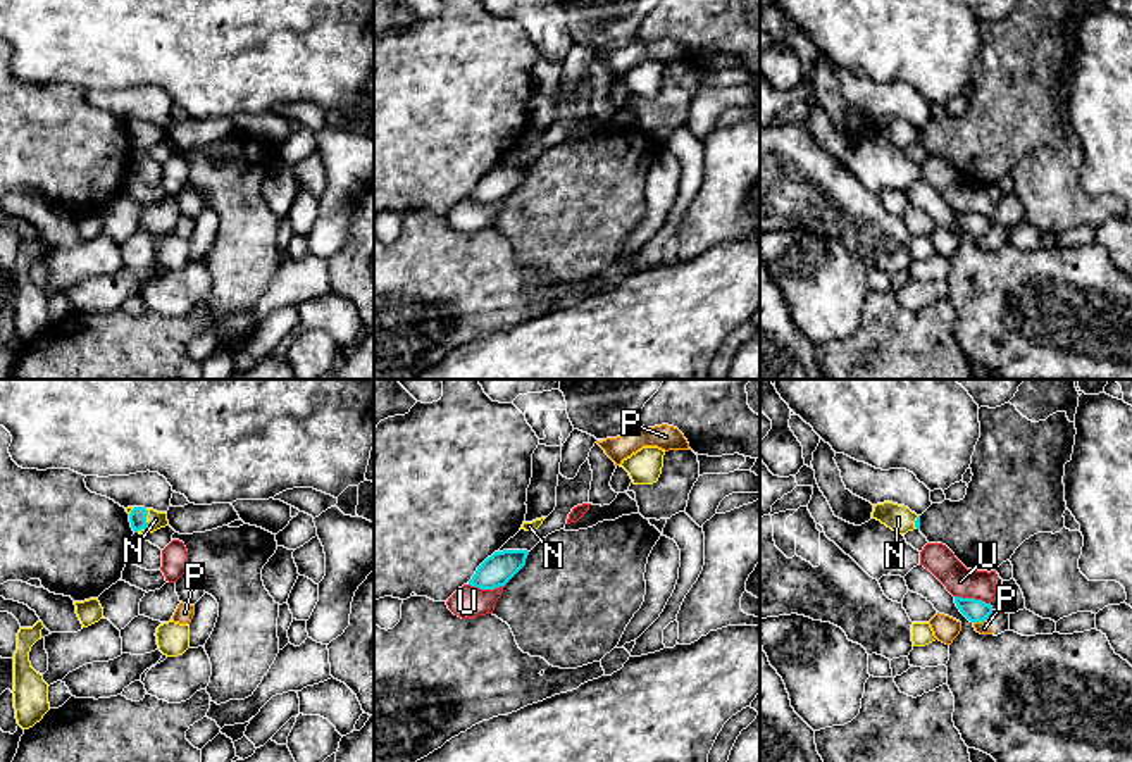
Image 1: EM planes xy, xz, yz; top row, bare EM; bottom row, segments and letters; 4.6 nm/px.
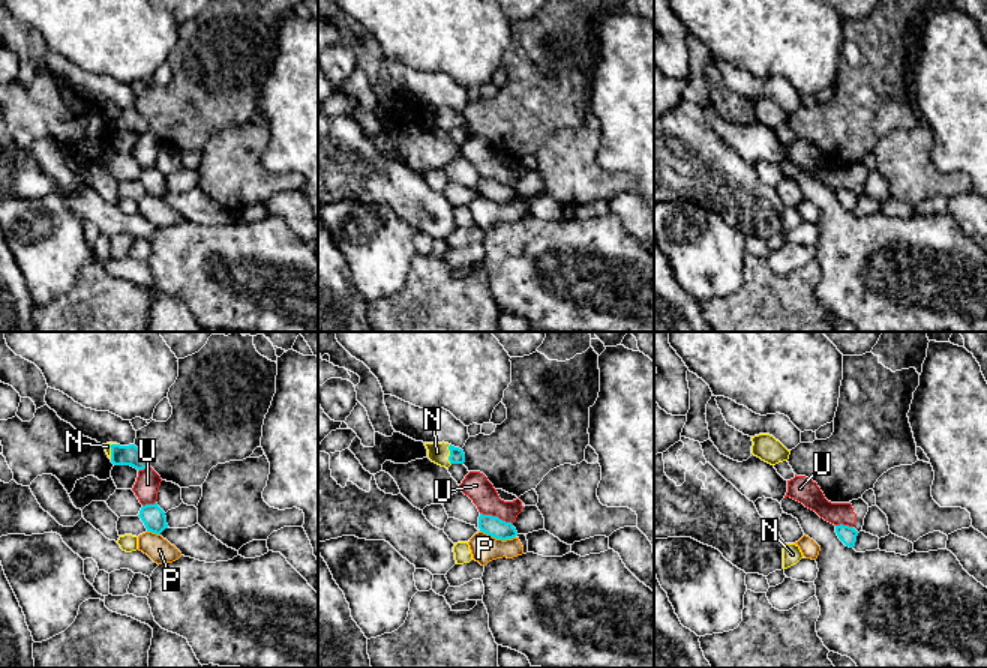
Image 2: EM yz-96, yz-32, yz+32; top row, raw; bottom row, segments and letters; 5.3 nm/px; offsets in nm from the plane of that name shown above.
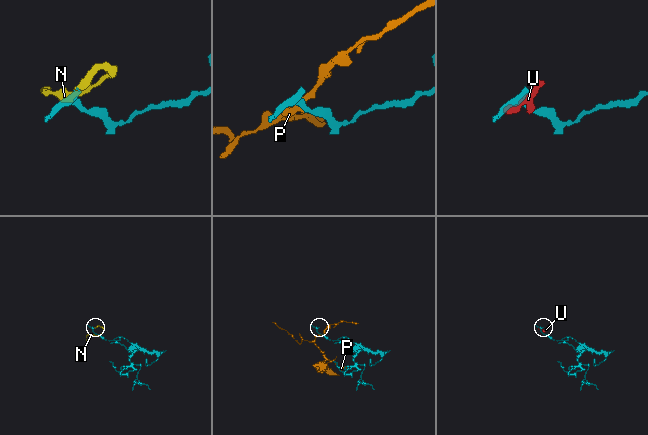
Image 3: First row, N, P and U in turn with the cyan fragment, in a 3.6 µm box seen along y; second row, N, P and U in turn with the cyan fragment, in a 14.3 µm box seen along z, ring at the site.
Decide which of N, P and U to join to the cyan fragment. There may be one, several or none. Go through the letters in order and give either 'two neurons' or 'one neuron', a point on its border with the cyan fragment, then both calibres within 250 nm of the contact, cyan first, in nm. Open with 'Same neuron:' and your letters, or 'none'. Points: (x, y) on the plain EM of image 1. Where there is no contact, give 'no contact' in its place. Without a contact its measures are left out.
Same neuron: N
N: one neuron; meets cyan in xy at (147, 137); 80 nm thick on the cyan side, 80 nm on the other
P: two neurons; meets cyan in yz at (979, 235); 110 nm thick on the cyan side, 60 nm on the other
U: two neurons; meets cyan in xz at (486, 202); 150 nm thick on the cyan side, 160 nm on the other

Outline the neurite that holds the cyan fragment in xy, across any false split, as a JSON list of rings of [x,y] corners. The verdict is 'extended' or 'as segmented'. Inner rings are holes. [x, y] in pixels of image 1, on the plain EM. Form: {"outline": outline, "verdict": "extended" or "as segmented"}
{"outline": [[[128,121],[129,136],[134,147],[150,148],[160,141],[169,140],[167,126],[157,126],[145,121]]], "verdict": "extended"}

